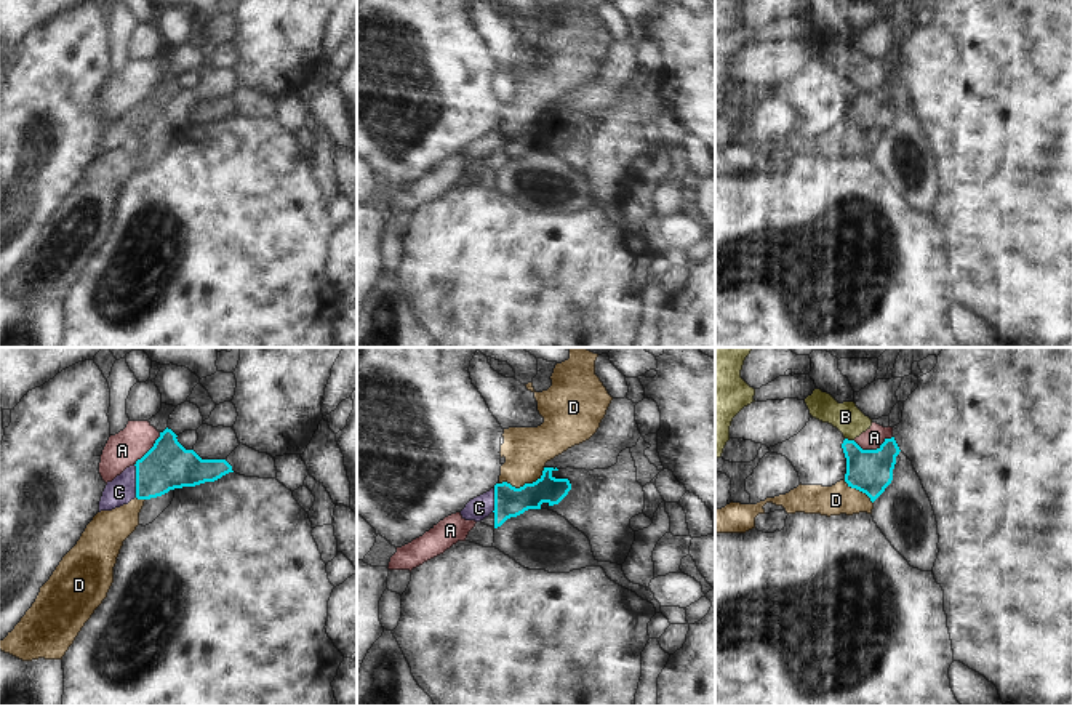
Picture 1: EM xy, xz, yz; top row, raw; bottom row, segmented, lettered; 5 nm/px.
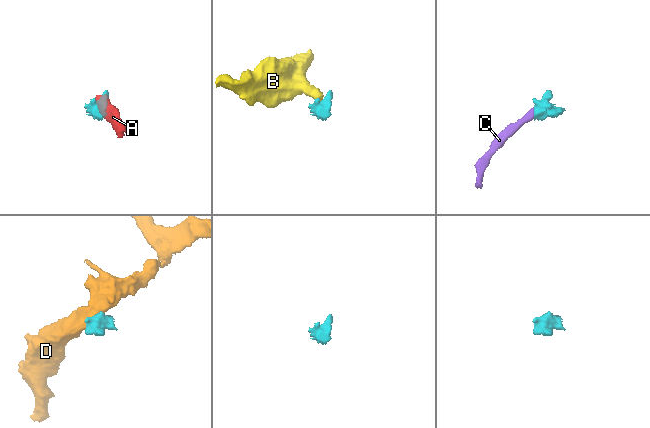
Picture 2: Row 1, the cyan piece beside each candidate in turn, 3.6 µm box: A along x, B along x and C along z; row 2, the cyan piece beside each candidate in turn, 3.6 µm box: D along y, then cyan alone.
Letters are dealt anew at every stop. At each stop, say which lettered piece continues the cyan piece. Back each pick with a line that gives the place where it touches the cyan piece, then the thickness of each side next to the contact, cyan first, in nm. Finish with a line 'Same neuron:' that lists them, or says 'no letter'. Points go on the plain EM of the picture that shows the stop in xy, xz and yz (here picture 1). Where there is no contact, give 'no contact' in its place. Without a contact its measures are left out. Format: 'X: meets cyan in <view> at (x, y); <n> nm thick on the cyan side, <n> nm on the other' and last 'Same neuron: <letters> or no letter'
C: meets cyan in xy at (136, 122); 240 nm thick on the cyan side, 140 nm on the other
Same neuron: C

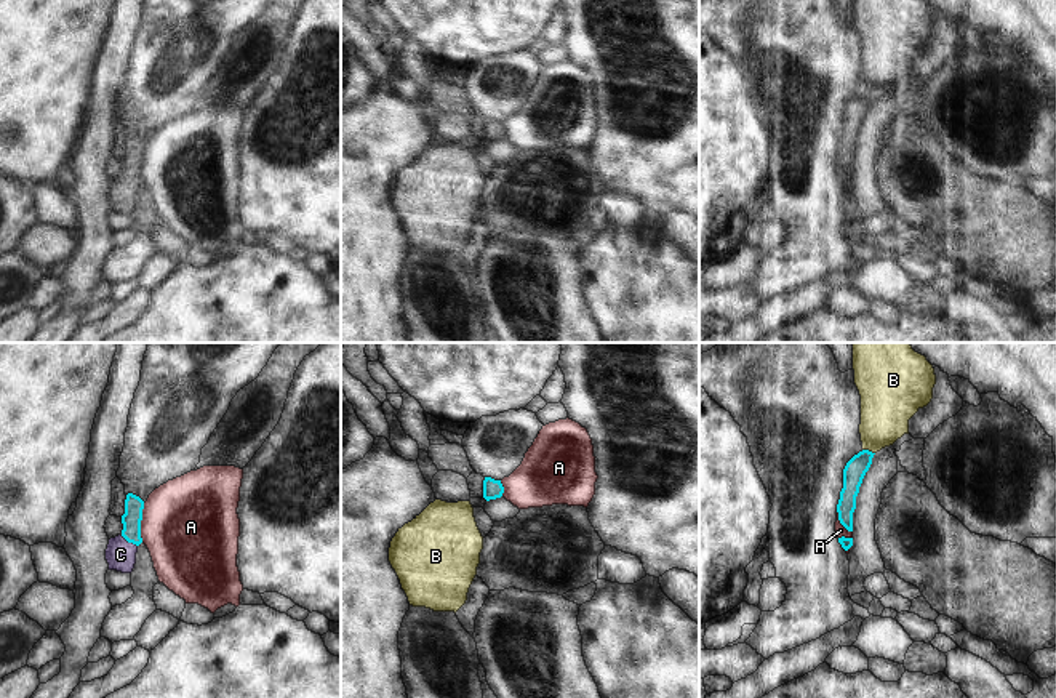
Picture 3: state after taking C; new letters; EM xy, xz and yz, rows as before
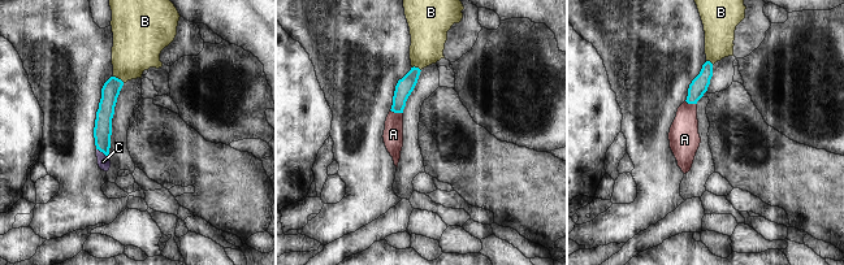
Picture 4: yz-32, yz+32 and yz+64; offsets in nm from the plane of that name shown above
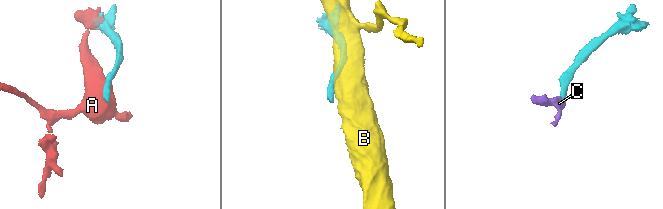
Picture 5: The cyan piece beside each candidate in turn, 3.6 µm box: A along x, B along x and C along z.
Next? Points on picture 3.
C: meets cyan in xy at (128, 183); 100 nm thick on the cyan side, 150 nm on the other
Same neuron: C

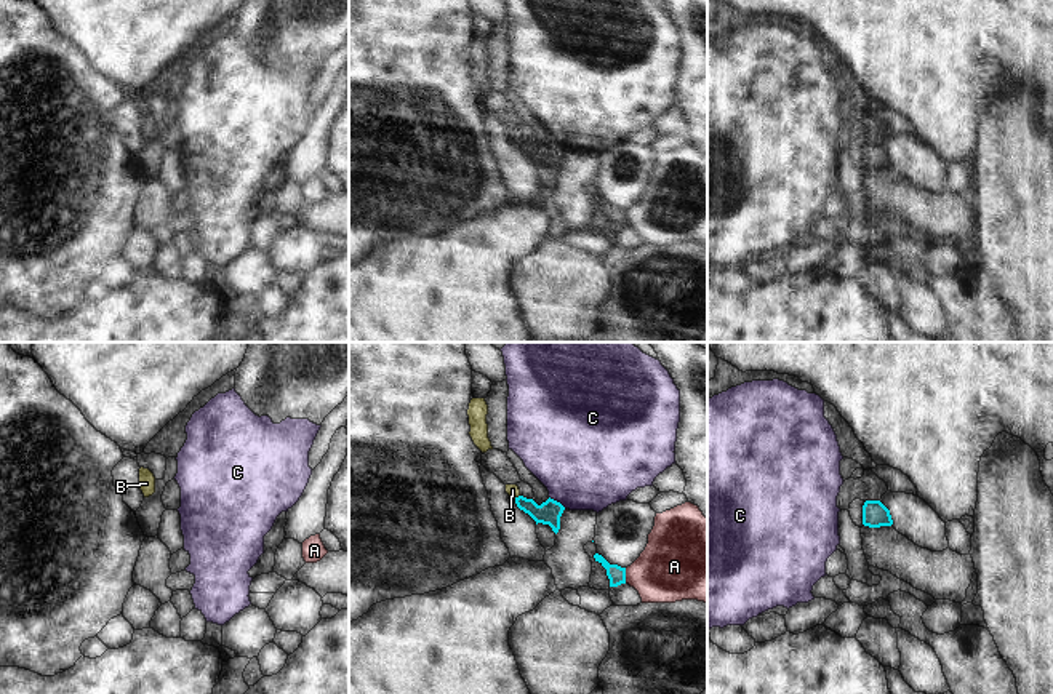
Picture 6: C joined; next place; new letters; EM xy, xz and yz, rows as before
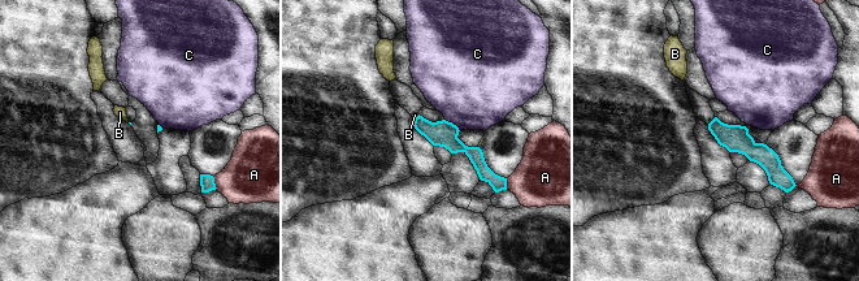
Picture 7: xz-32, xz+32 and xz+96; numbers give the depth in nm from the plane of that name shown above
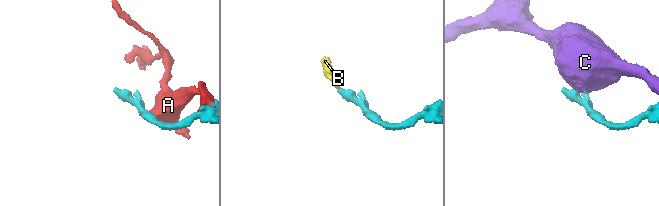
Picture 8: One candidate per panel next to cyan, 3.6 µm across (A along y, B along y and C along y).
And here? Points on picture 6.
B: meets cyan in xz at (516, 139); 120 nm thick on the cyan side, 60 nm on the other
Same neuron: B

